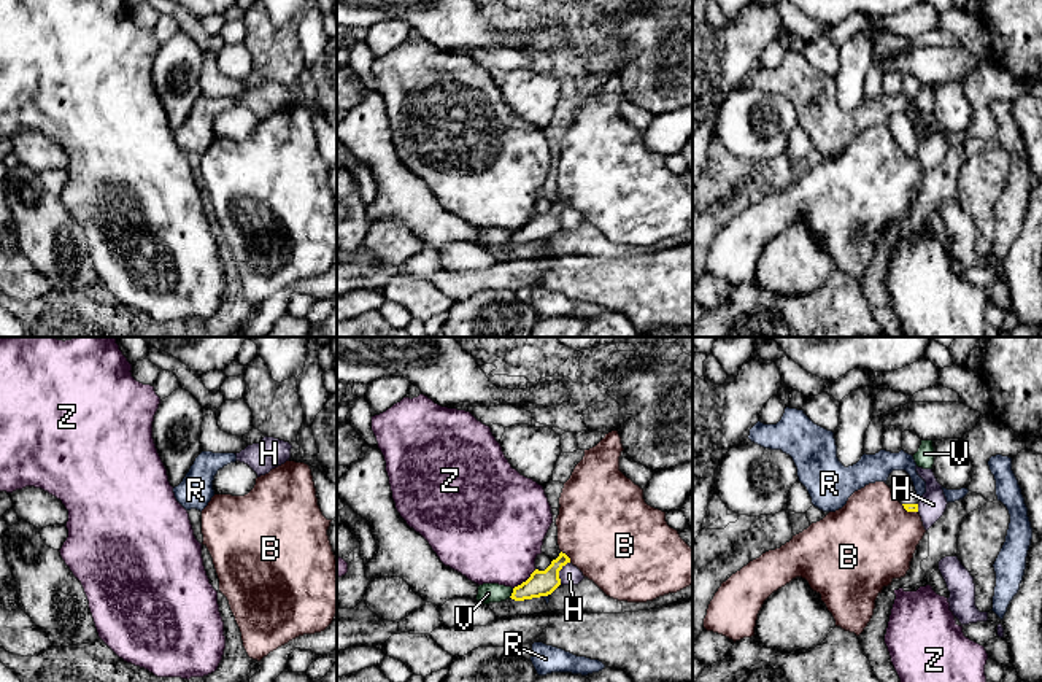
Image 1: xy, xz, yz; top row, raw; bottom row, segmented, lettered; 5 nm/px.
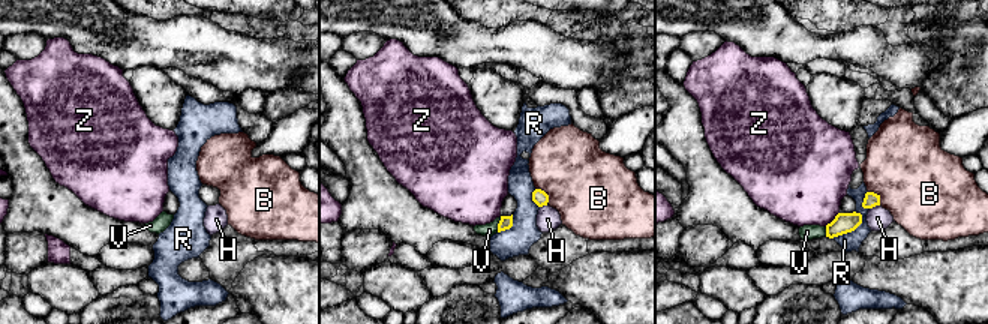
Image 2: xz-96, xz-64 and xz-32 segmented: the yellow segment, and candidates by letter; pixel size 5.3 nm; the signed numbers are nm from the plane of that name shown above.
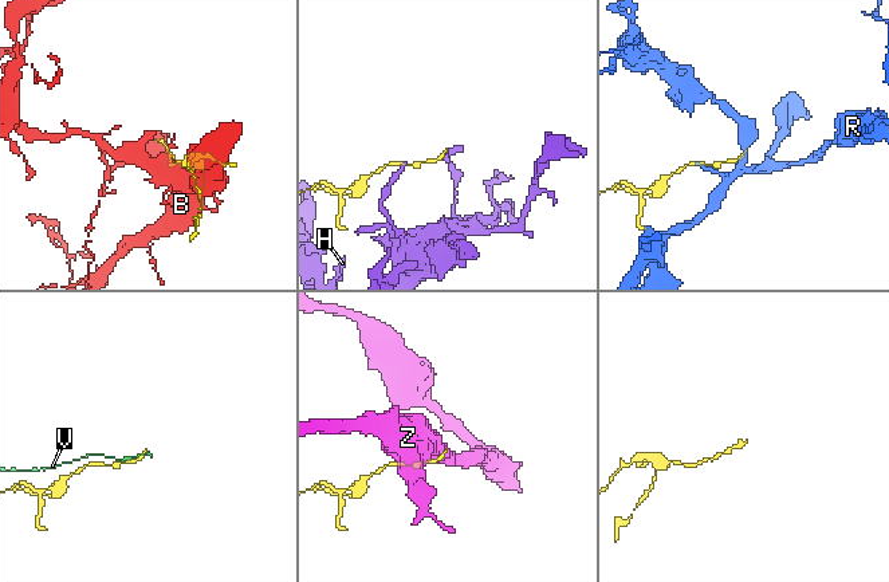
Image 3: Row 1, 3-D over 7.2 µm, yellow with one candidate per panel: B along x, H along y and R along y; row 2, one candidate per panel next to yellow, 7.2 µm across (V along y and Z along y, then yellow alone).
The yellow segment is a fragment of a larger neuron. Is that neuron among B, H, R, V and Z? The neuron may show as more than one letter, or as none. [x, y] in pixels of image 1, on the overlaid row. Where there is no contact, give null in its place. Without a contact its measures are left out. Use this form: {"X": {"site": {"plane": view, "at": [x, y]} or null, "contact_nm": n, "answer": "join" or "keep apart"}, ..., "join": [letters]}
{"B": {"site": {"plane": "xz", "at": [567, 557]}, "contact_nm": 80, "answer": "keep apart"}, "H": {"site": {"plane": "xz", "at": [558, 573]}, "contact_nm": 130, "answer": "keep apart"}, "R": {"site": {"plane": "xz", "at": [545, 595]}, "contact_nm": 40, "answer": "keep apart"}, "V": {"site": {"plane": "xz", "at": [512, 593]}, "contact_nm": 50, "answer": "keep apart"}, "Z": {"site": {"plane": "xz", "at": [526, 581]}, "contact_nm": 160, "answer": "keep apart"}, "join": []}

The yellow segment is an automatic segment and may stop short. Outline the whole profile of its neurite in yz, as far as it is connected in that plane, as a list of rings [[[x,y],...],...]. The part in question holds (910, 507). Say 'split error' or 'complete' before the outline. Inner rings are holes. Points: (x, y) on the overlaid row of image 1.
split error; [[[893,471],[886,480],[893,494],[907,512],[918,512],[918,496],[910,475],[905,471]]]

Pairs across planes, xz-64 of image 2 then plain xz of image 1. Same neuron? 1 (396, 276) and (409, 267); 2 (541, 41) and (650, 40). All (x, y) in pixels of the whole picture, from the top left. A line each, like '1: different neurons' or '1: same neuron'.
1: different neurons
2: different neurons

